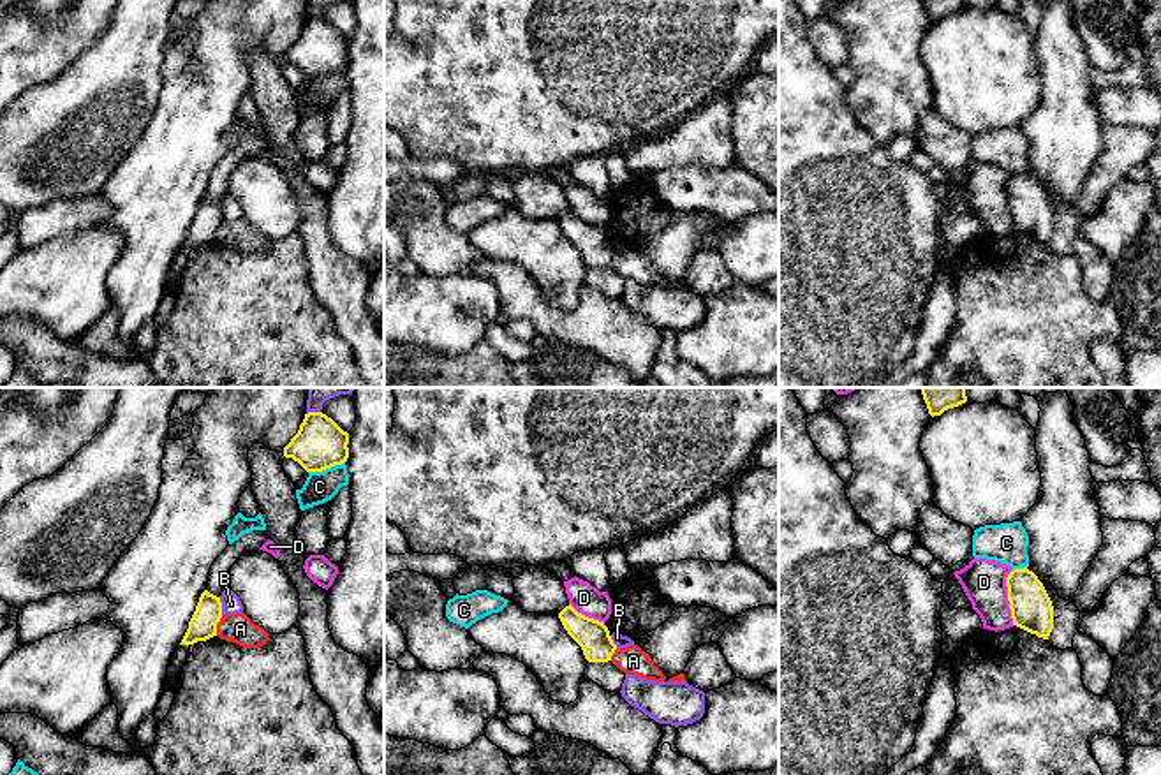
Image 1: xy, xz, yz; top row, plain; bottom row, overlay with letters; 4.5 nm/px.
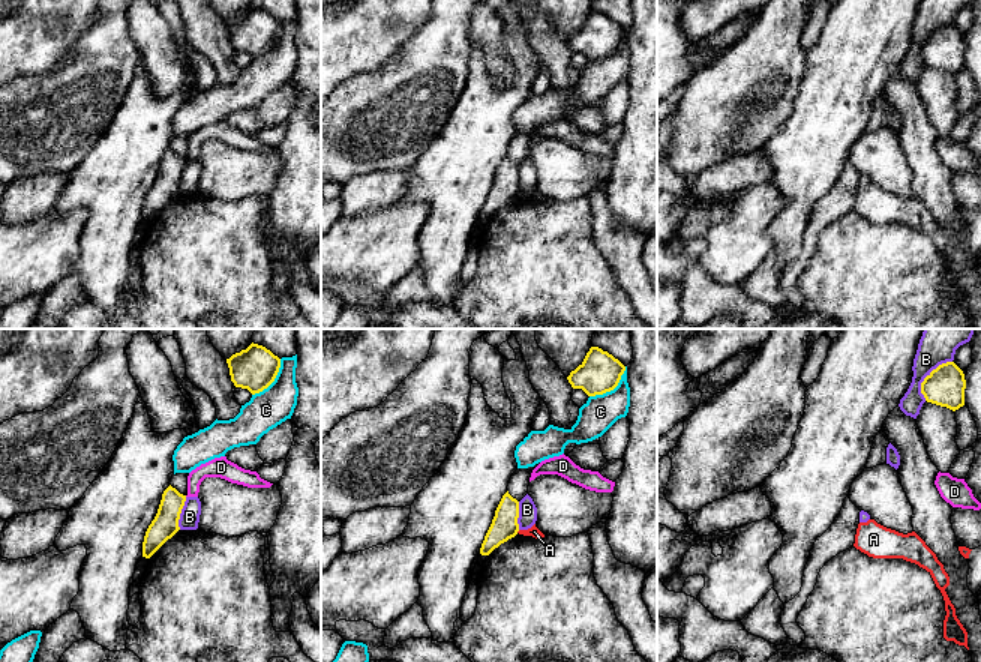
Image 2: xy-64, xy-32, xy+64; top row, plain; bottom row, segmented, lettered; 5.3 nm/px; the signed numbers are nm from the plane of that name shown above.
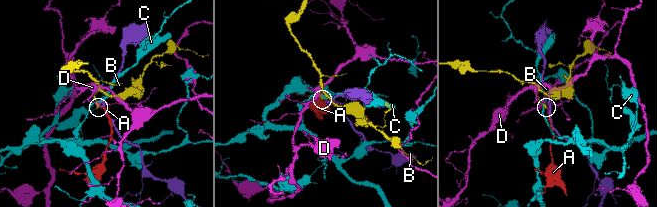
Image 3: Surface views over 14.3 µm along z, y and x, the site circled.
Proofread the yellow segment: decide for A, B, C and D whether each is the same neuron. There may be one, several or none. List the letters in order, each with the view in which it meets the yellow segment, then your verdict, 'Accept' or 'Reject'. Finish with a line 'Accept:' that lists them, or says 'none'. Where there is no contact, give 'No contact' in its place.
A: Touches yellow in xy. Reject
B: Touches yellow in xy. Reject
C: Touches yellow in xy. Reject
D: Touches yellow in yz. Reject
Accept: none

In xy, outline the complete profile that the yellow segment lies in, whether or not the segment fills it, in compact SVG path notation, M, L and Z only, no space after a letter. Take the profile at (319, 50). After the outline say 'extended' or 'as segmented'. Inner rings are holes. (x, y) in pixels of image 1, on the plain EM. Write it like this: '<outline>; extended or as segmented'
M322 18L305 19L298 39L284 53L284 62L298 67L307 78L322 78L349 63L349 39Z; as segmented

